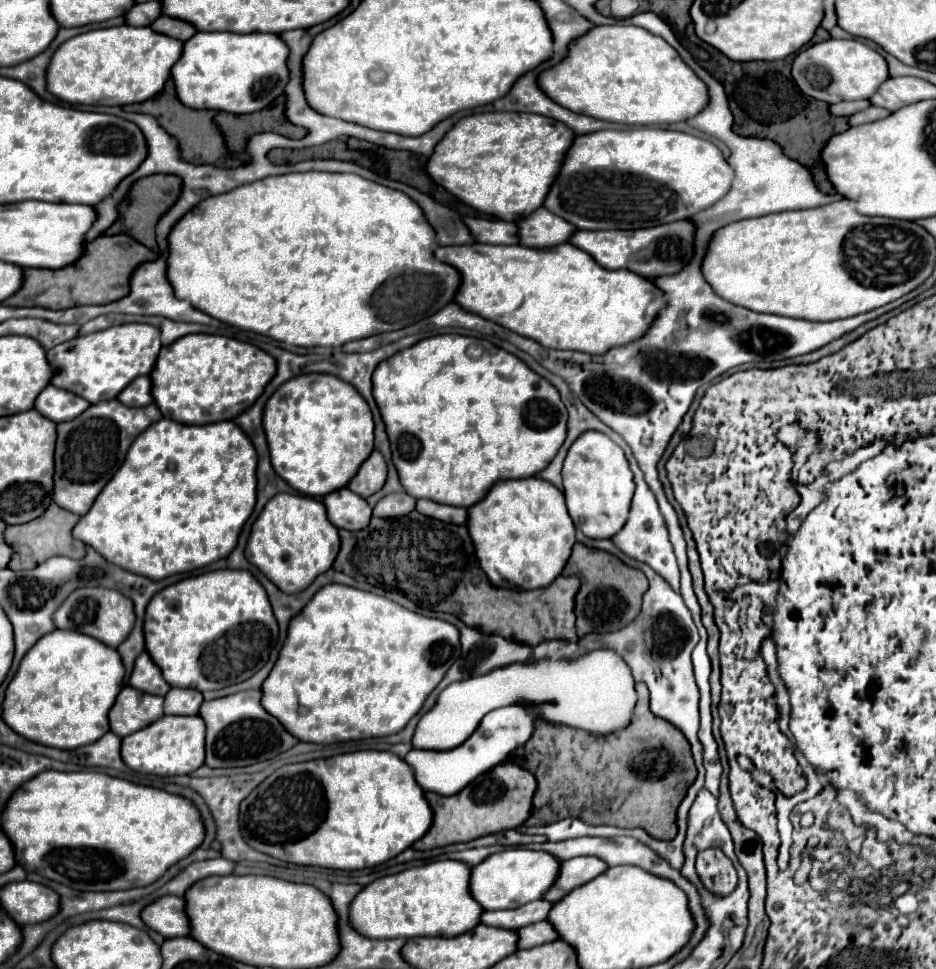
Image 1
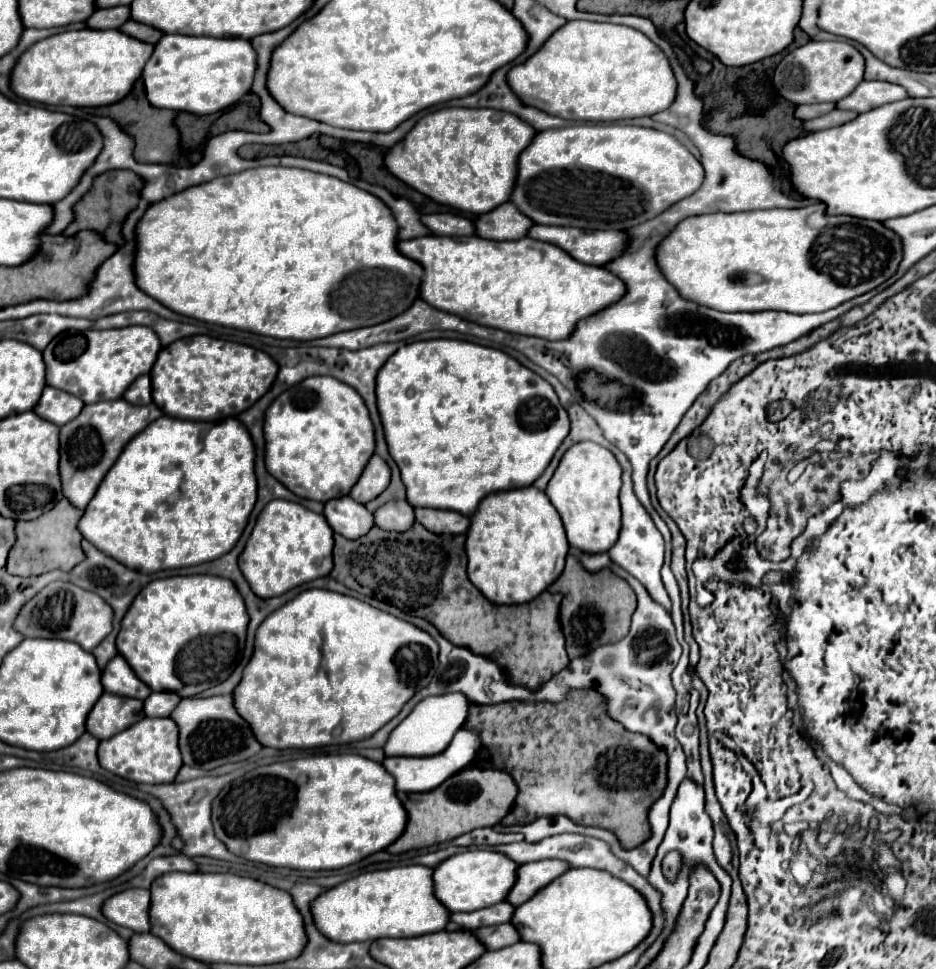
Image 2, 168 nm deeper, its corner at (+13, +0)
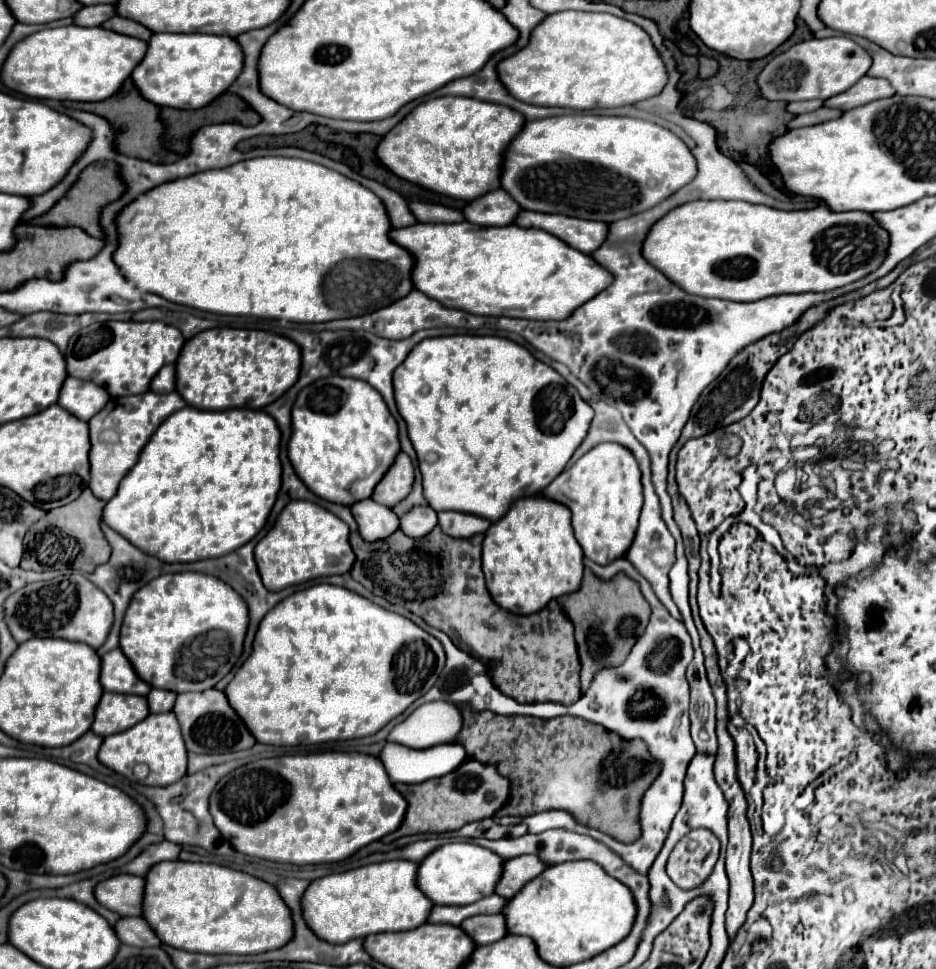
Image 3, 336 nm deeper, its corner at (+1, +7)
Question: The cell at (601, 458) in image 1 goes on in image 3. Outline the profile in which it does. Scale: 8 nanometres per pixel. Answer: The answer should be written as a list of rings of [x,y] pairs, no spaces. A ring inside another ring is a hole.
[[[601,443],[565,469],[541,493],[551,501],[569,507],[575,537],[587,559],[597,565],[609,565],[609,561],[623,557],[631,547],[643,507],[643,487],[639,465],[629,449],[617,443]]]

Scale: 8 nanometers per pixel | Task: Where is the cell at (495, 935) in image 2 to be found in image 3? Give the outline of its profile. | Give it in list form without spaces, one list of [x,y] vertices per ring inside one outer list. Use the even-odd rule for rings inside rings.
[[[477,915],[461,923],[461,929],[475,941],[475,945],[487,945],[507,935],[503,915]]]

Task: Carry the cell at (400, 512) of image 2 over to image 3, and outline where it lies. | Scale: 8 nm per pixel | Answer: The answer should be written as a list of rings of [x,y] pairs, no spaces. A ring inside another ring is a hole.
[[[413,507],[407,515],[401,517],[401,531],[407,537],[423,539],[437,525],[437,513],[431,507]]]

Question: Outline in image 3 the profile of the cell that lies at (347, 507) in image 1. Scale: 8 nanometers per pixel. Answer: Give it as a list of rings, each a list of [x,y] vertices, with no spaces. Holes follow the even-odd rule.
[[[373,499],[359,501],[357,505],[351,507],[351,513],[365,541],[387,539],[399,529],[399,517],[389,507],[377,505]]]

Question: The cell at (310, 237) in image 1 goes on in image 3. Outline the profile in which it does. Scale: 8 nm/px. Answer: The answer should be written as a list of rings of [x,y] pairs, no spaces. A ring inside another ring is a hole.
[[[257,157],[233,163],[223,169],[213,171],[201,171],[189,177],[179,177],[173,181],[167,181],[163,185],[153,187],[153,191],[139,195],[135,201],[125,205],[117,219],[117,241],[119,247],[113,253],[113,261],[119,267],[119,271],[139,287],[141,291],[161,295],[163,299],[193,307],[199,311],[219,313],[219,315],[243,315],[243,317],[261,317],[261,319],[285,319],[293,323],[323,323],[331,319],[343,319],[343,317],[359,317],[365,313],[371,313],[375,309],[381,309],[385,305],[391,305],[393,301],[405,297],[411,289],[411,269],[413,269],[413,257],[395,243],[389,241],[389,217],[381,203],[381,199],[365,189],[361,183],[327,169],[319,163],[311,163],[305,159],[289,159],[289,157]]]

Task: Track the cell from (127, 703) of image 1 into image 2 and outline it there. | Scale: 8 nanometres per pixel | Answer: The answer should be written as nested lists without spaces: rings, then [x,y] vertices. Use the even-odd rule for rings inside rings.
[[[105,692],[87,718],[87,732],[99,740],[111,738],[117,732],[133,726],[145,716],[143,702],[135,698],[115,696]]]

